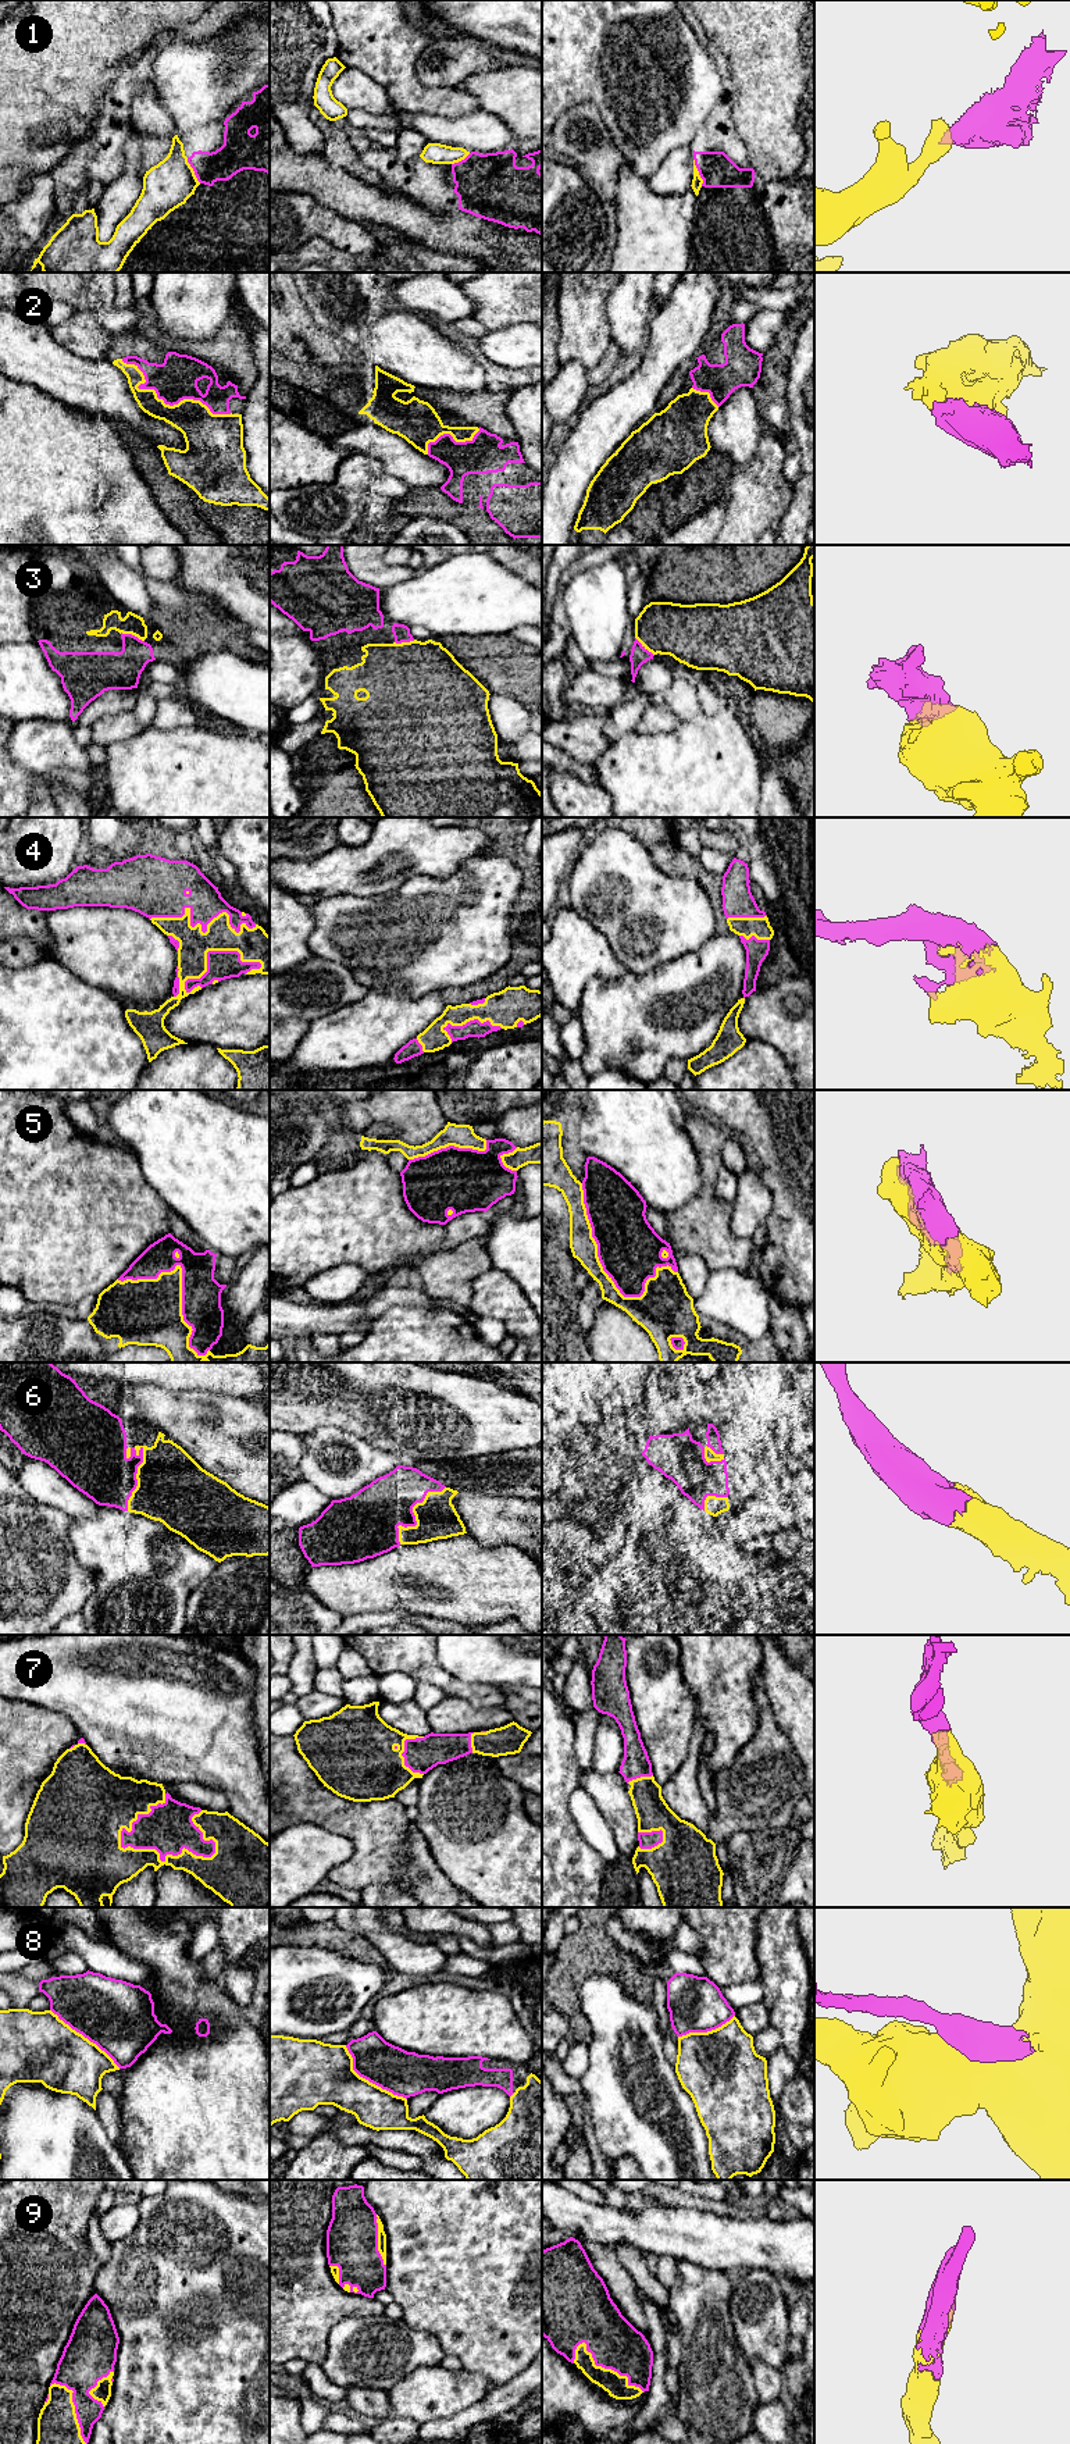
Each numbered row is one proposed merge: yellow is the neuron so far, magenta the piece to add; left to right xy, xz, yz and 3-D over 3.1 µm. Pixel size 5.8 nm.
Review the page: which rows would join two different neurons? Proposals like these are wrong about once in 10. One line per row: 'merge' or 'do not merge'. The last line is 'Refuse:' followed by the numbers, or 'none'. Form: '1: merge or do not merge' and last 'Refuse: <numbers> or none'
1: do not merge
2: merge
3: merge
4: merge
5: merge
6: merge
7: merge
8: merge
9: merge
Refuse: 1

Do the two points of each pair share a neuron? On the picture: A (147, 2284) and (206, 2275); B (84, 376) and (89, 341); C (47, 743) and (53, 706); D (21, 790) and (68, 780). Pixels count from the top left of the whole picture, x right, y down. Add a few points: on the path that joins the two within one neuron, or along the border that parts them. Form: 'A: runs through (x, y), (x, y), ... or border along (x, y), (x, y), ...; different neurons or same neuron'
A: runs through (161, 2284), (192, 2284); same neuron
B: border along (57, 342), (75, 355), (103, 359); different neurons
C: border along (70, 718), (60, 720), (22, 719), (20, 722); different neurons
D: runs through (32, 777), (43, 776), (56, 780); same neuron

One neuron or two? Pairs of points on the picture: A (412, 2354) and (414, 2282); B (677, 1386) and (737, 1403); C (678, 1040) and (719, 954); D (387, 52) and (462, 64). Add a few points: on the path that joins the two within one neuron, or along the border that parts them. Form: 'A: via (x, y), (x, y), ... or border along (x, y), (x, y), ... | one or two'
A: border along (400, 2319), (409, 2326), (430, 2332), (441, 2345) | two
B: border along (705, 1385), (705, 1404), (701, 1418) | two
C: via (645, 1026), (642, 1007), (653, 993), (685, 987) | one
D: border along (432, 39), (416, 63), (416, 77), (427, 88) | two

